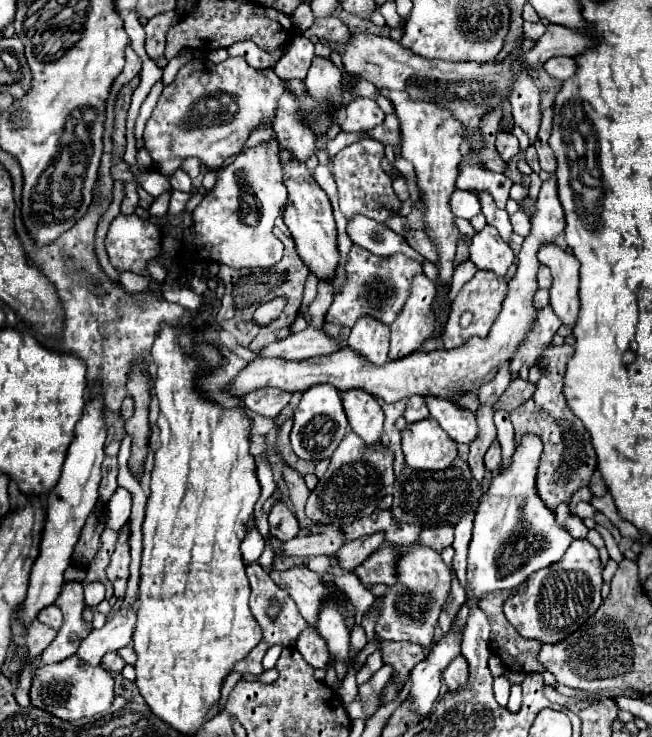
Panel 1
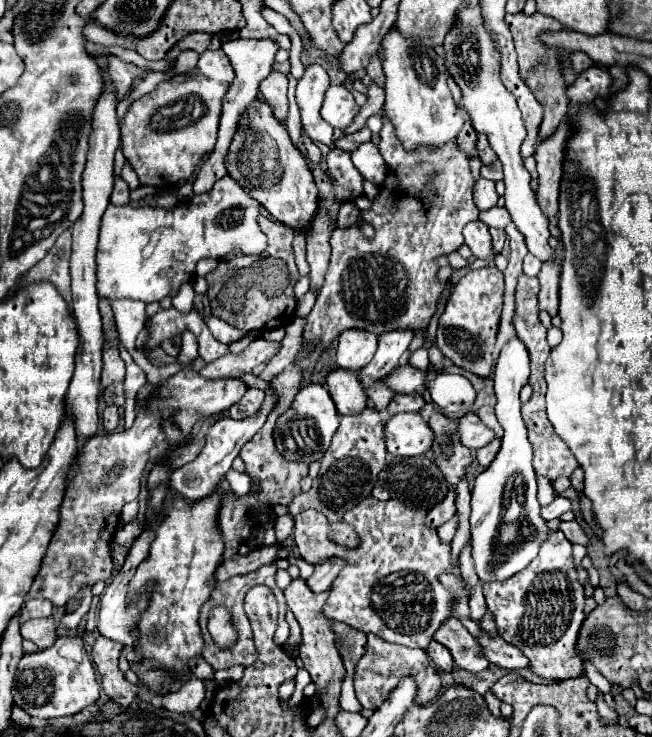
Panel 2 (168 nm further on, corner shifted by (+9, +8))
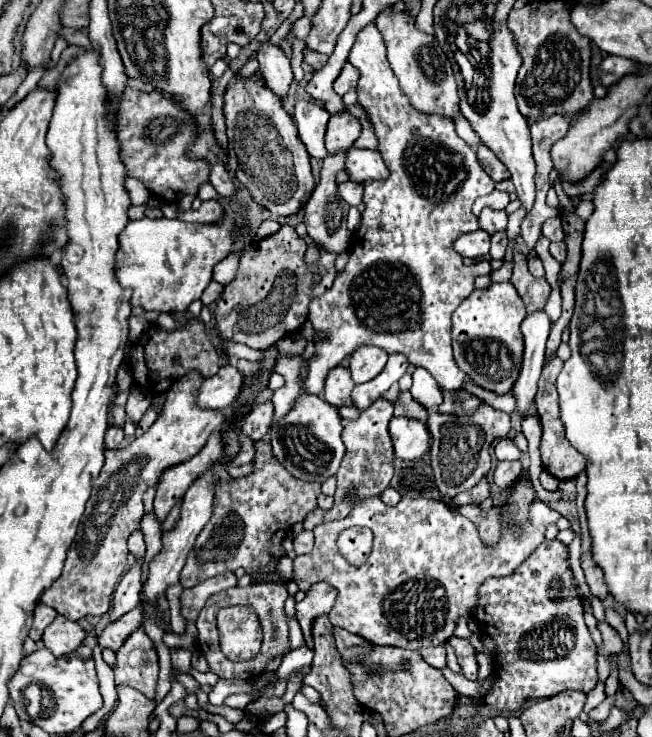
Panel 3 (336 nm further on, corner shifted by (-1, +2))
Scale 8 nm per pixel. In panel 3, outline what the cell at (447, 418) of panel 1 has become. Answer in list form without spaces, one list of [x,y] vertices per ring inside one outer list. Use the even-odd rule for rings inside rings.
[[[510,438],[498,440],[494,446],[494,454],[498,460],[520,460],[520,456],[522,456],[518,446]]]

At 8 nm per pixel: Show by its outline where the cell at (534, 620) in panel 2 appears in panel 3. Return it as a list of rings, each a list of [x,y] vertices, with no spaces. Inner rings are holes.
[[[544,540],[510,576],[488,578],[478,590],[474,620],[496,644],[494,684],[484,702],[498,712],[516,712],[524,702],[564,690],[588,694],[596,682],[596,644],[584,624],[584,608],[572,584],[568,546]]]

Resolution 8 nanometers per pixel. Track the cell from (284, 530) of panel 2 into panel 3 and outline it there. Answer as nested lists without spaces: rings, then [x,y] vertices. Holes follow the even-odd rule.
[[[304,530],[302,534],[298,534],[296,538],[294,538],[294,552],[300,556],[300,554],[308,554],[310,550],[312,550],[312,546],[314,546],[314,534],[312,532],[308,532],[308,530]]]

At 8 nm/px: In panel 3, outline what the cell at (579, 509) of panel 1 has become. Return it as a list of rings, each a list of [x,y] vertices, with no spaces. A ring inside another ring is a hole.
[[[378,496],[360,500],[344,520],[320,524],[314,528],[316,544],[310,554],[294,558],[292,580],[298,584],[298,590],[308,592],[314,584],[326,582],[336,588],[338,598],[334,608],[328,612],[332,626],[344,628],[352,634],[358,634],[378,646],[400,646],[408,650],[420,650],[424,646],[444,644],[456,626],[458,616],[470,616],[476,606],[478,588],[486,578],[512,574],[522,560],[544,540],[544,530],[548,524],[554,524],[560,518],[556,510],[544,502],[532,502],[530,516],[524,526],[504,518],[502,534],[498,544],[488,546],[480,540],[478,530],[472,520],[452,512],[442,500],[430,498],[408,498],[404,496],[396,506],[386,506]],[[352,526],[368,526],[374,534],[374,544],[368,560],[362,566],[352,566],[336,546],[338,534]]]

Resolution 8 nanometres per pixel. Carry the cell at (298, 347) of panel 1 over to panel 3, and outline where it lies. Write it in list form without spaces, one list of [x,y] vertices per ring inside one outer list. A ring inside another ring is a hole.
[[[226,364],[222,366],[216,376],[202,382],[198,388],[196,406],[208,408],[208,410],[224,410],[234,404],[236,396],[240,394],[244,376],[236,370],[236,366]]]

